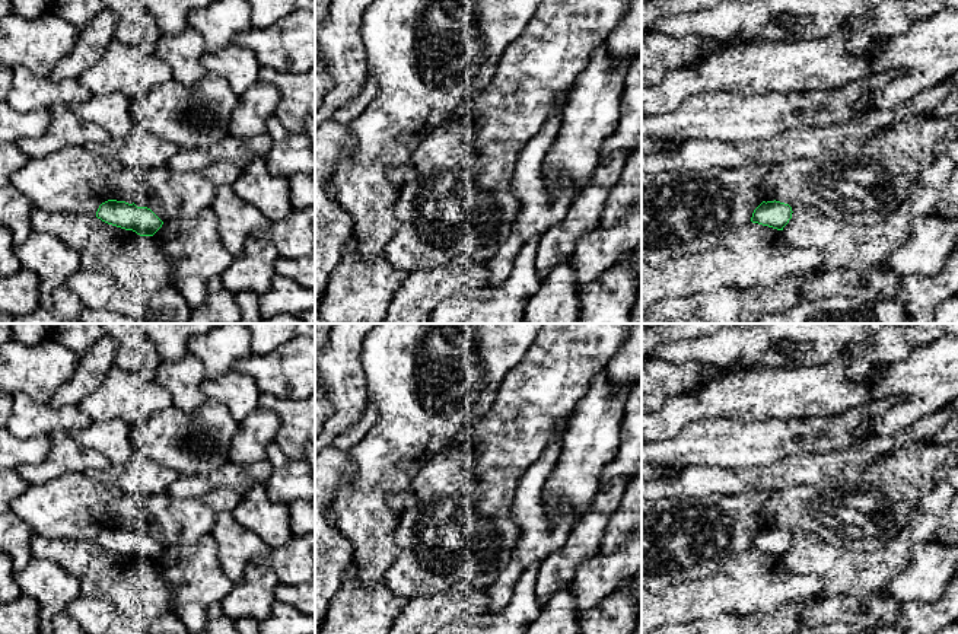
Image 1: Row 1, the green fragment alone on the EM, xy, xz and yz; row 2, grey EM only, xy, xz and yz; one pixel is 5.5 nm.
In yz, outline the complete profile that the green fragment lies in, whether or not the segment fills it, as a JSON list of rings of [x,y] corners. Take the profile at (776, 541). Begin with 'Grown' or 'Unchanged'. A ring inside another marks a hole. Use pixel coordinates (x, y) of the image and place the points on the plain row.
Grown. [[[798,520],[793,523],[790,529],[786,528],[776,528],[773,525],[768,525],[768,528],[763,528],[752,539],[751,548],[758,549],[763,552],[768,552],[777,557],[783,557],[783,554],[789,549],[792,545],[792,535],[796,532],[806,532],[814,533],[818,538],[821,538],[824,542],[837,547],[844,548],[841,545],[836,544],[836,535],[831,532],[822,532],[819,522],[805,522]]]

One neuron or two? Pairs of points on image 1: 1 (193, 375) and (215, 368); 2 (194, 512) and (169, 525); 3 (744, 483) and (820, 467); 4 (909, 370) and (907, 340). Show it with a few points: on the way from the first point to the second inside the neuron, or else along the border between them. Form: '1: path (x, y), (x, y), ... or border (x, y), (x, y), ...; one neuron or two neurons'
1: border (188, 353), (201, 363), (206, 376); two neurons
2: path (188, 518), (182, 522), (175, 522); one neuron
3: path (763, 478), (773, 478), (793, 470), (801, 470); one neuron
4: border (938, 338), (916, 346), (901, 359), (890, 363); two neurons

